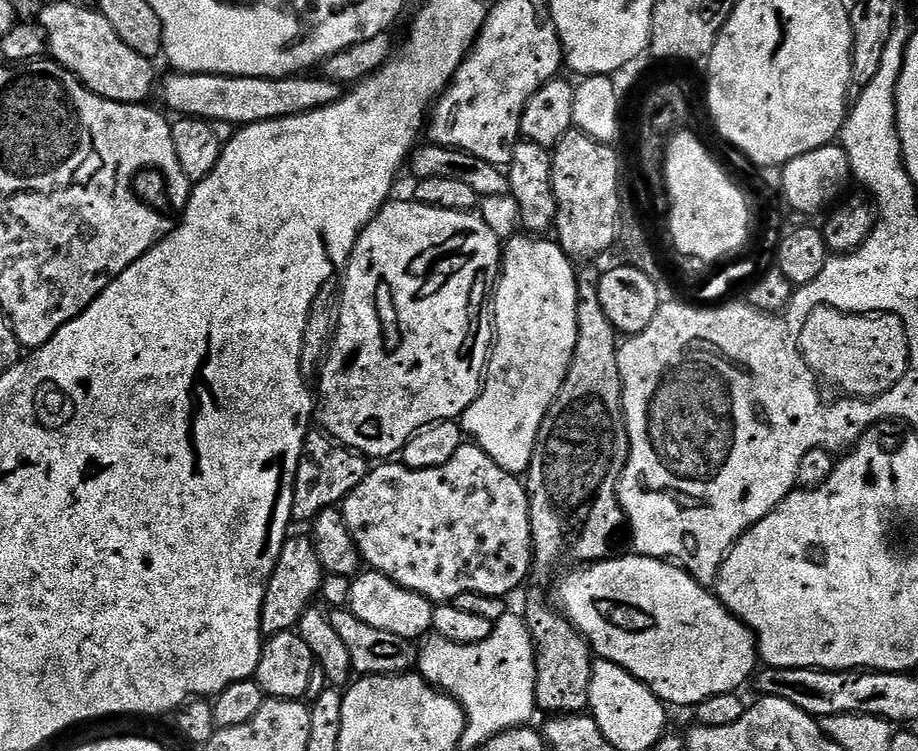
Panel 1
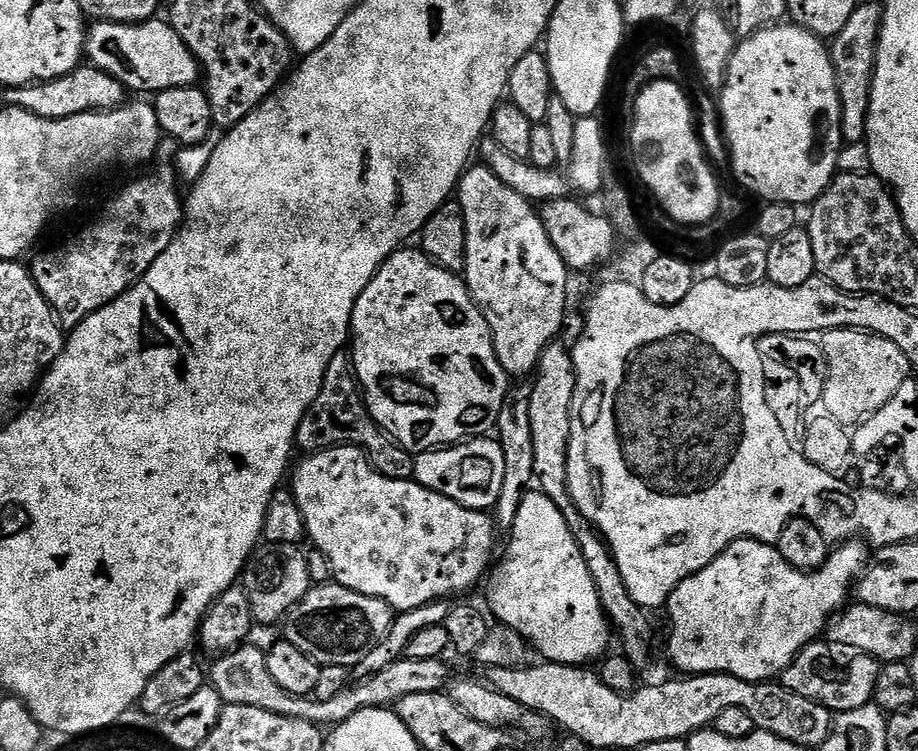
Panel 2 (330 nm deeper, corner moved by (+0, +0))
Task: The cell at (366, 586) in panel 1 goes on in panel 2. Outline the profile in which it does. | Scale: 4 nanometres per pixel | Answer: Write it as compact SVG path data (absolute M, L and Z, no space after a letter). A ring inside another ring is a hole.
M329 582L313 586L306 598L289 610L282 624L282 636L322 666L333 664L352 670L388 633L393 619L394 610L386 602Z

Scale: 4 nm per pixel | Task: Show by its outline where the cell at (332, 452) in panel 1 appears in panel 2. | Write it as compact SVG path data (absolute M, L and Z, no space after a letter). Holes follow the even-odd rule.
M341 354L330 358L330 366L326 366L326 374L322 378L322 390L318 390L318 398L310 410L306 410L296 431L295 447L299 451L301 448L304 454L341 446L361 448L368 455L368 461L386 478L413 479L416 456L393 440L392 435L370 415L361 385L356 385L355 375L351 355Z

